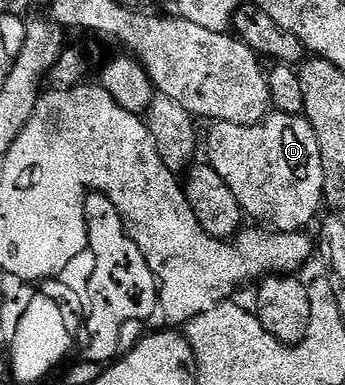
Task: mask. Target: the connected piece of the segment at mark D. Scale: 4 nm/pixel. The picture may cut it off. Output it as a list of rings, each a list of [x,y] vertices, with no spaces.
[[[271,111],[258,125],[234,125],[216,121],[210,128],[207,137],[205,133],[206,164],[211,165],[213,171],[221,175],[221,179],[225,179],[229,191],[233,191],[233,199],[237,199],[250,220],[251,217],[255,220],[252,222],[262,223],[280,233],[297,233],[306,230],[306,225],[320,216],[319,208],[325,205],[321,147],[306,116],[294,117]]]

